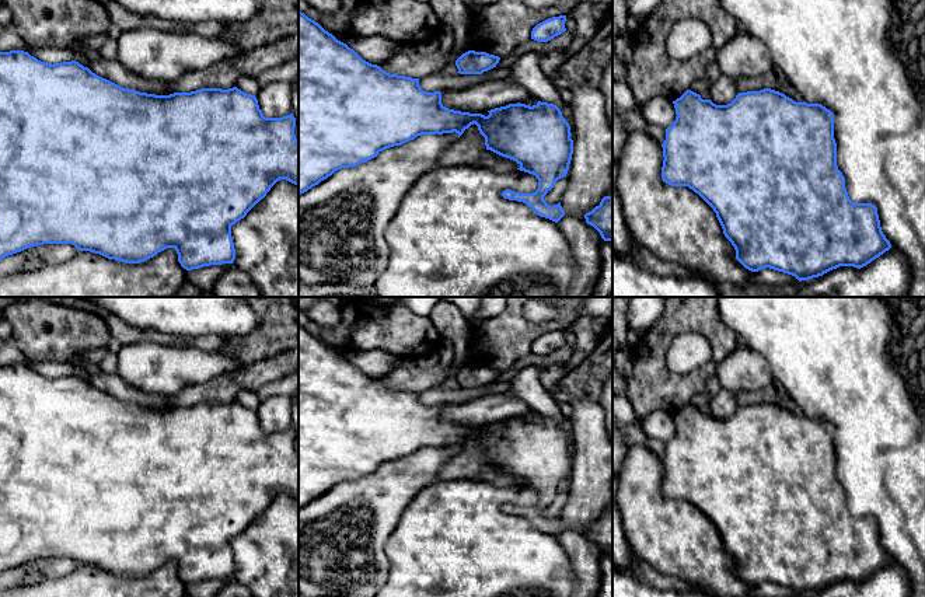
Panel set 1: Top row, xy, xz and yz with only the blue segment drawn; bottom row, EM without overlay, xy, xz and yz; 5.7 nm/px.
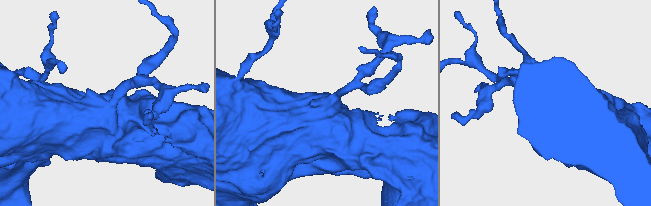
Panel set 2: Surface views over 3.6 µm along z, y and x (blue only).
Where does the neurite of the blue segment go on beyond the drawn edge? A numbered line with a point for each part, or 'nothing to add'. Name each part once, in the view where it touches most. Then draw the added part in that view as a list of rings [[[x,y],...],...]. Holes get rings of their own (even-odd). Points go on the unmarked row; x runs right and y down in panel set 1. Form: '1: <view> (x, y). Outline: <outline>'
nothing to add

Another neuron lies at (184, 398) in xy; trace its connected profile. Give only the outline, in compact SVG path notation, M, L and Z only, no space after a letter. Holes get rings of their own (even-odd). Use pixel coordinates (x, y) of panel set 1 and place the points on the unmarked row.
M299 346L242 369L219 376L205 384L184 388L170 397L171 406L191 406L200 402L228 404L241 391L258 391L268 383L282 380L299 370Z

